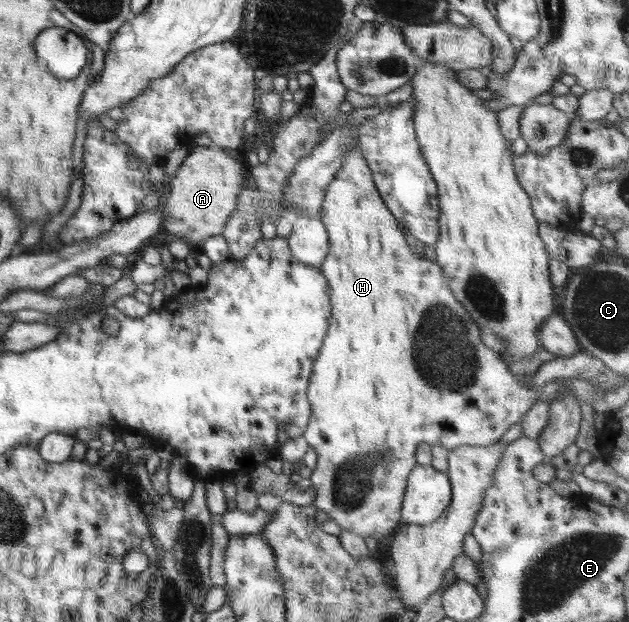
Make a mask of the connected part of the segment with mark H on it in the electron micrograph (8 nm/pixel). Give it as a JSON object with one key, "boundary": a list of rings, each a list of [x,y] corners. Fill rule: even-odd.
{"boundary":[[[357,138],[349,148],[345,149],[343,166],[340,167],[335,179],[327,186],[320,210],[320,221],[325,225],[330,246],[328,254],[324,262],[320,264],[319,269],[323,277],[327,279],[327,285],[329,285],[332,310],[322,348],[312,365],[306,391],[306,398],[311,404],[311,417],[302,436],[318,455],[316,466],[312,468],[310,476],[311,487],[315,489],[315,499],[313,499],[312,504],[317,510],[325,511],[342,531],[350,529],[363,538],[373,537],[376,541],[381,541],[387,535],[391,535],[393,531],[397,531],[395,527],[402,521],[400,517],[407,480],[417,464],[416,449],[420,443],[425,442],[430,446],[439,444],[447,450],[459,446],[493,445],[493,443],[501,440],[511,425],[520,421],[522,416],[534,405],[534,401],[543,400],[550,405],[557,396],[567,392],[576,397],[579,405],[586,403],[592,405],[593,408],[593,402],[601,395],[601,392],[605,394],[608,391],[604,387],[595,387],[586,379],[577,379],[576,377],[560,378],[537,390],[522,386],[518,382],[518,379],[509,371],[508,365],[502,361],[501,353],[489,349],[482,342],[482,329],[473,321],[465,307],[459,304],[453,296],[441,266],[438,263],[433,263],[426,256],[417,256],[410,249],[410,245],[407,244],[403,236],[403,229],[401,229],[391,211],[387,209],[381,195],[375,188],[373,173],[369,170],[363,154],[361,154]]]}

